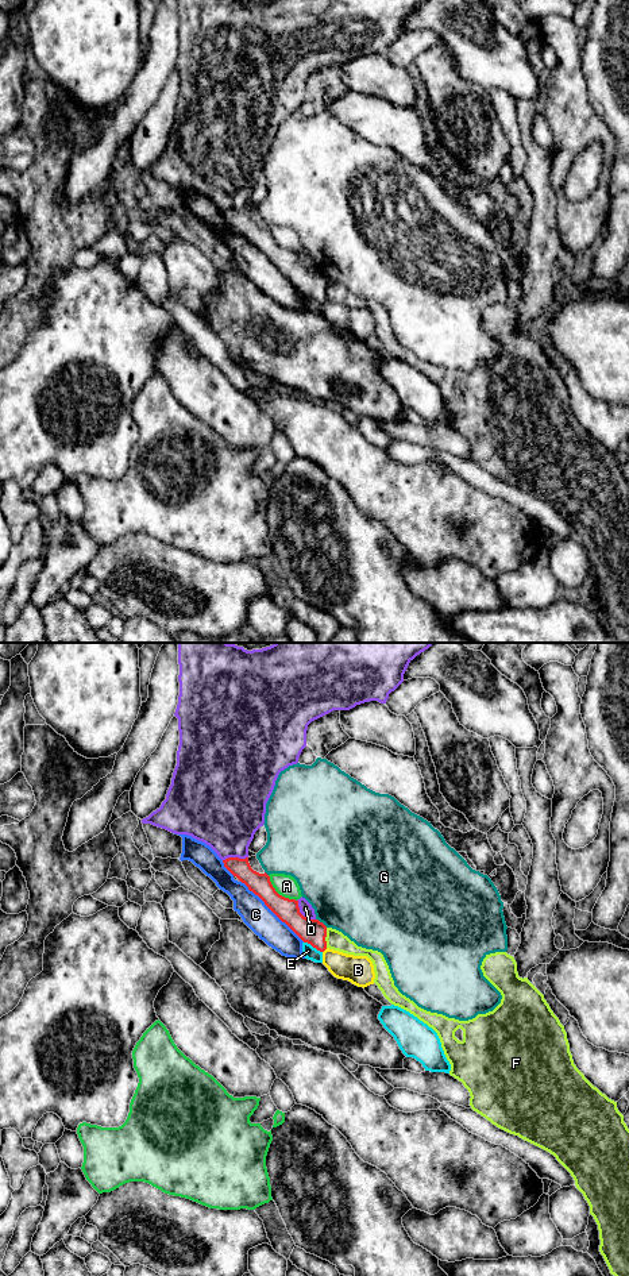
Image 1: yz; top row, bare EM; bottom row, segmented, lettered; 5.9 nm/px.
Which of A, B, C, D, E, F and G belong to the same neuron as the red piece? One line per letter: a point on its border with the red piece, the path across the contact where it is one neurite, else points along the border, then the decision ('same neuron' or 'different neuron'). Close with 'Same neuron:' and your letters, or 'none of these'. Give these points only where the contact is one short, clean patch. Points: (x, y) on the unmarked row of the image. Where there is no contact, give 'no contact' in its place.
A: yz (277, 245) | along yz (267, 227), (271, 238), (280, 246), (296, 253) | different neuron
B: yz (324, 301) | different neuron
C: yz (273, 263) | different neuron
D: yz (300, 265) | different neuron
E: yz (313, 299) | along yz (304, 293), (321, 304) | different neuron
F: yz (325, 288) | along yz (327, 280), (325, 299) | different neuron
G: yz (321, 274) | different neuron
Same neuron: none of these

